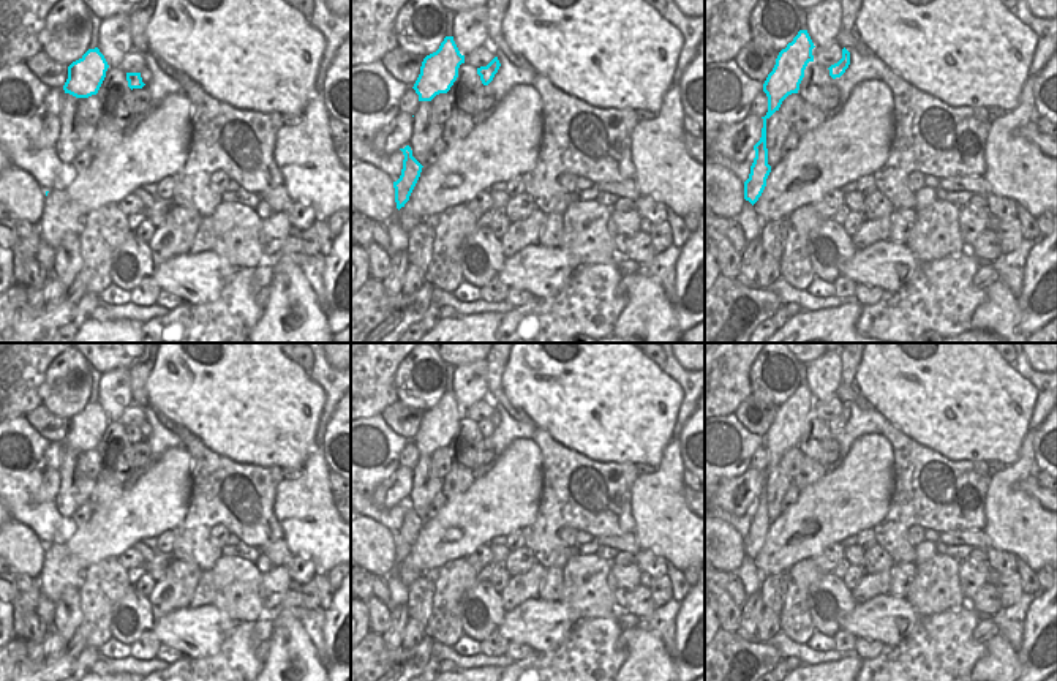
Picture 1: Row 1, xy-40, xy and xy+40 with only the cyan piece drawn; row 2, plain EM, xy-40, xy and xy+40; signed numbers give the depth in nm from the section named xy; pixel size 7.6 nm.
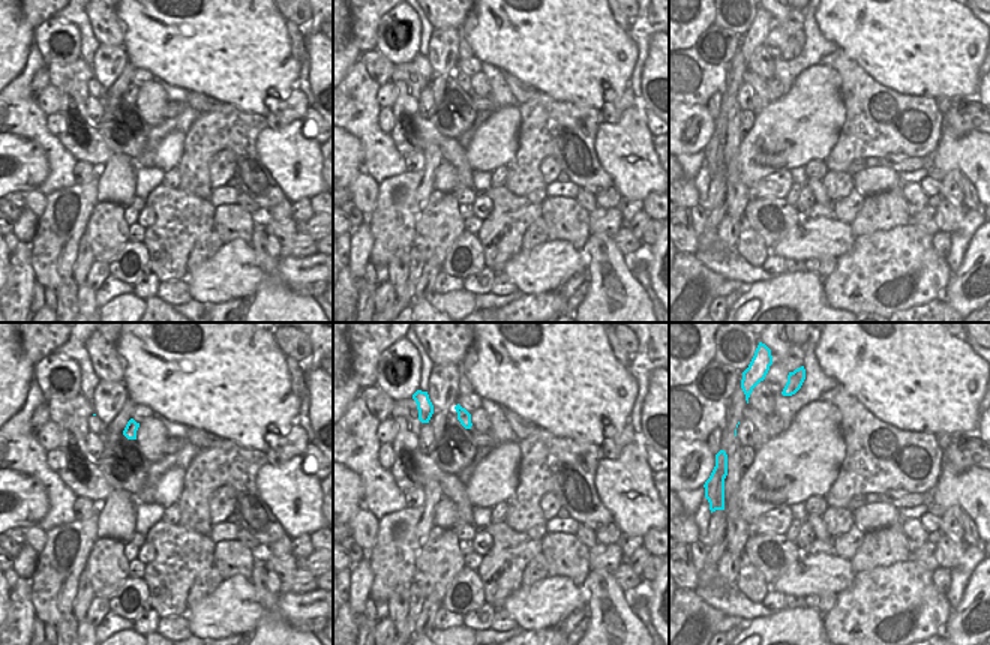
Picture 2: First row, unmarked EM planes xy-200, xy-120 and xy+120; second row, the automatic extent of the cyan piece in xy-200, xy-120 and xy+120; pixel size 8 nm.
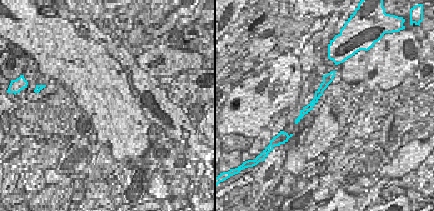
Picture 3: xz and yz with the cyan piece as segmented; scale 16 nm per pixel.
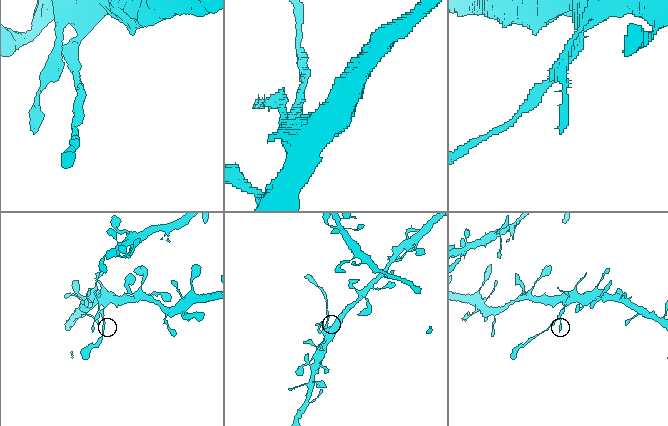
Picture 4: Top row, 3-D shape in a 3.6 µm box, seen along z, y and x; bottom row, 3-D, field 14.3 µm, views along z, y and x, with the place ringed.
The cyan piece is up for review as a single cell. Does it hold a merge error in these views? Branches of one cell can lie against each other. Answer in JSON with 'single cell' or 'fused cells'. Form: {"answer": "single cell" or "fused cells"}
{"answer": "fused cells"}

